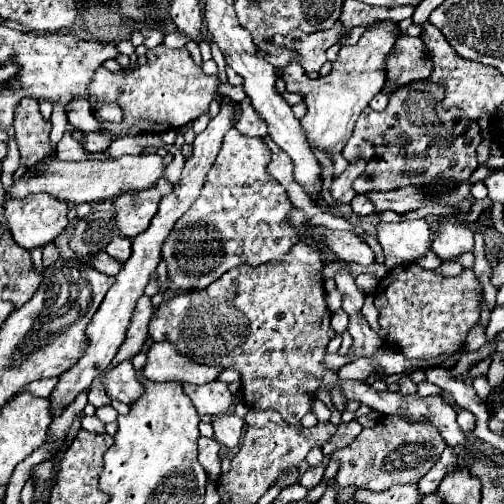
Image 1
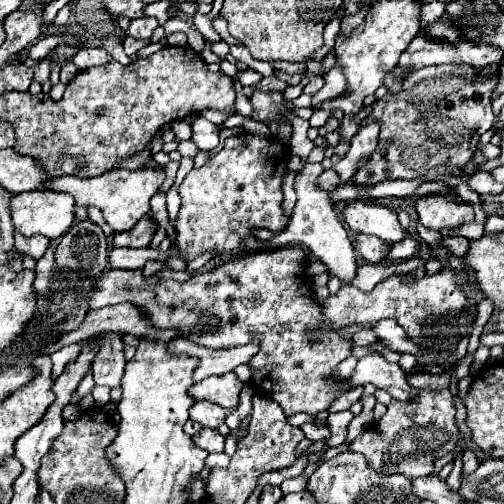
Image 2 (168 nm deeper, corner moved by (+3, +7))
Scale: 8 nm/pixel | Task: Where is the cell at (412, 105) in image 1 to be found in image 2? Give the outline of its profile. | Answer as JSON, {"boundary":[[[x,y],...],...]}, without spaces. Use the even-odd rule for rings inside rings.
{"boundary":[[[434,65],[434,67],[424,67],[424,69],[414,71],[410,77],[406,77],[406,81],[404,81],[404,85],[402,85],[402,91],[400,91],[398,95],[386,93],[386,97],[374,105],[374,111],[372,111],[372,113],[368,115],[368,119],[364,121],[364,123],[368,123],[368,121],[378,121],[380,127],[382,127],[382,129],[380,129],[378,147],[376,147],[376,151],[374,151],[374,155],[372,155],[374,161],[372,161],[372,157],[370,157],[370,161],[366,163],[366,167],[362,167],[362,169],[354,175],[354,181],[360,183],[360,185],[376,185],[376,183],[380,183],[380,181],[384,181],[384,179],[416,179],[416,177],[424,177],[424,175],[428,173],[428,169],[432,169],[432,167],[436,167],[436,165],[440,165],[440,163],[446,165],[448,173],[450,173],[450,167],[452,167],[452,165],[458,165],[458,169],[462,169],[462,167],[472,159],[482,131],[488,131],[488,129],[494,125],[492,93],[494,93],[496,87],[498,87],[498,73],[490,73],[490,77],[488,77],[486,81],[476,81],[476,75],[478,75],[478,73],[480,73],[480,71],[478,71],[476,67],[470,67],[470,65]]]}

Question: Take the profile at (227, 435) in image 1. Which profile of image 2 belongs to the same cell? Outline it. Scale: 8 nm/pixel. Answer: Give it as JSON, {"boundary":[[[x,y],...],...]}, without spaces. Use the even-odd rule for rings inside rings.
{"boundary":[[[196,401],[190,409],[190,419],[202,427],[218,427],[226,419],[226,411],[210,401]]]}

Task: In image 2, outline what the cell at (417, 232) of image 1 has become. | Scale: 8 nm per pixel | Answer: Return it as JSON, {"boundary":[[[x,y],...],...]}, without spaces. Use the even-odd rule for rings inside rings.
{"boundary":[[[356,199],[344,209],[344,223],[356,233],[376,235],[388,243],[402,241],[406,233],[402,231],[396,211],[372,203],[370,199]]]}

